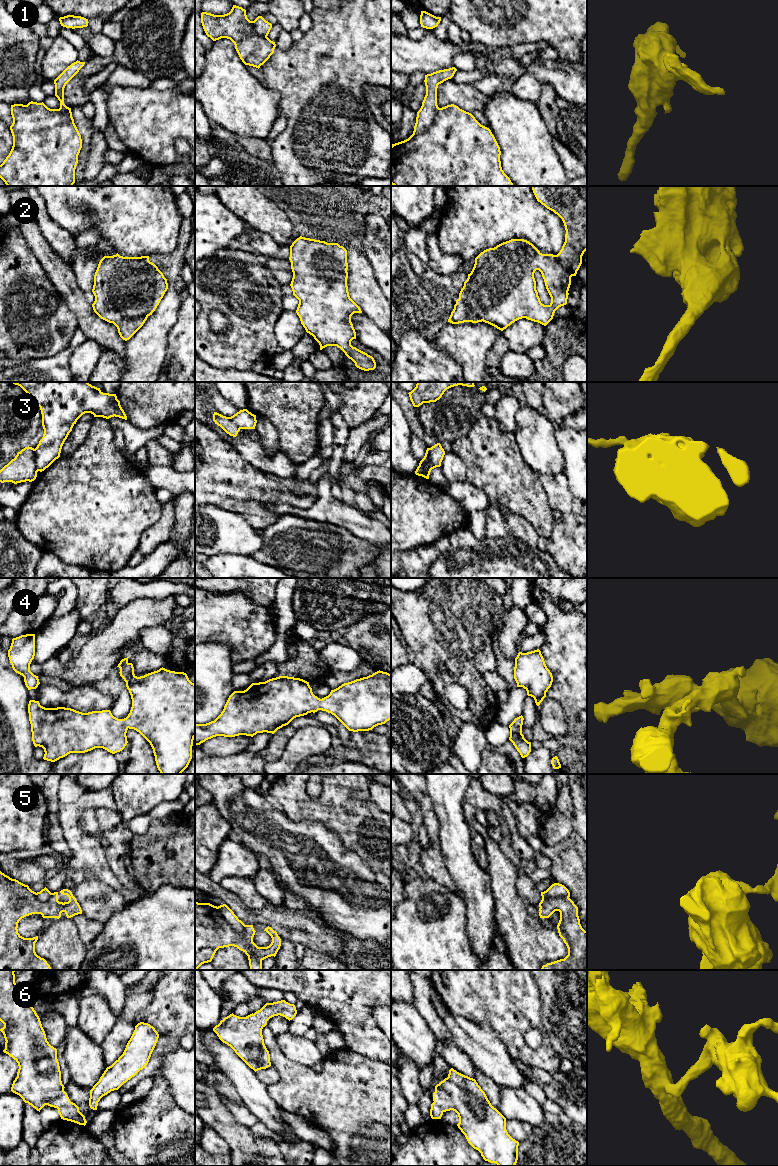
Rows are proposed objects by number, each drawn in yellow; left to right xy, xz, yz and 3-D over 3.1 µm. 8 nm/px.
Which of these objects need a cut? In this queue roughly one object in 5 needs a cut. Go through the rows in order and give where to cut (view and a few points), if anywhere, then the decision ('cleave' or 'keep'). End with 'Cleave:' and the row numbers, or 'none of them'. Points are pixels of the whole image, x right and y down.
1: cut yz (438, 107), (433, 121), (423, 131), (413, 133); cleave
2: cut none; keep
3: cut yz (430, 448), (428, 461), (423, 465), (419, 465); cleave
4: cut none; keep
5: cut xz (217, 907), (222, 917), (236, 931), (239, 933), (244, 932); cleave
6: cut none; keep
Cleave: 1, 3, 5

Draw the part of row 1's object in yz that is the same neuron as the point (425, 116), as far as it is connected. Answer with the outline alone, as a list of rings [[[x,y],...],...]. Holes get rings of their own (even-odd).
[[[455,67],[439,70],[425,75],[426,95],[420,110],[417,112],[416,123],[413,133],[424,132],[433,122],[437,105],[437,88],[444,81],[451,79],[457,69]]]

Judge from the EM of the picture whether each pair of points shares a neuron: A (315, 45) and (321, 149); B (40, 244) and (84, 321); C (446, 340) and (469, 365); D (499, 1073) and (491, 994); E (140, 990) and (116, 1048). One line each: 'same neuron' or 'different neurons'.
A: same neuron
B: same neuron
C: same neuron
D: different neurons
E: same neuron

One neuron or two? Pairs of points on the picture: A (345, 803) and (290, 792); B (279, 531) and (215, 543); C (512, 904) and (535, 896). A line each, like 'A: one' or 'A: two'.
A: one
B: two
C: two

